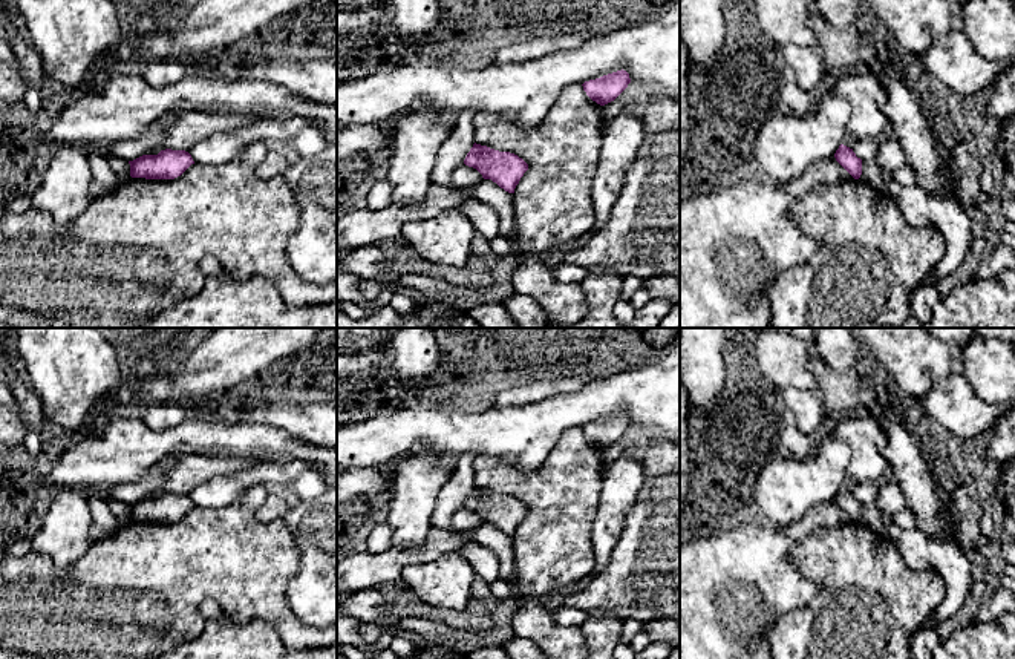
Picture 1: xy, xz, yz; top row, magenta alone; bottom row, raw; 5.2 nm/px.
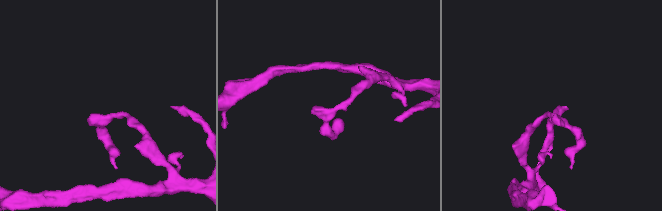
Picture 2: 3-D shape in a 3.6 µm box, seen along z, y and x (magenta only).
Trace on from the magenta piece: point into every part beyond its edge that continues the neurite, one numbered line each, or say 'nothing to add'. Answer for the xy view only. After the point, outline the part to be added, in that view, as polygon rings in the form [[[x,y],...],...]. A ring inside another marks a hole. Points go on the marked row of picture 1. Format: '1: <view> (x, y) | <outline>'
nothing to add

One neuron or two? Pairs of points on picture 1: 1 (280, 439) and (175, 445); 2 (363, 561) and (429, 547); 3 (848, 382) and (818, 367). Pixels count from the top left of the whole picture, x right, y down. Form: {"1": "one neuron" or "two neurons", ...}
{"1": "one neuron", "2": "one neuron", "3": "one neuron"}

